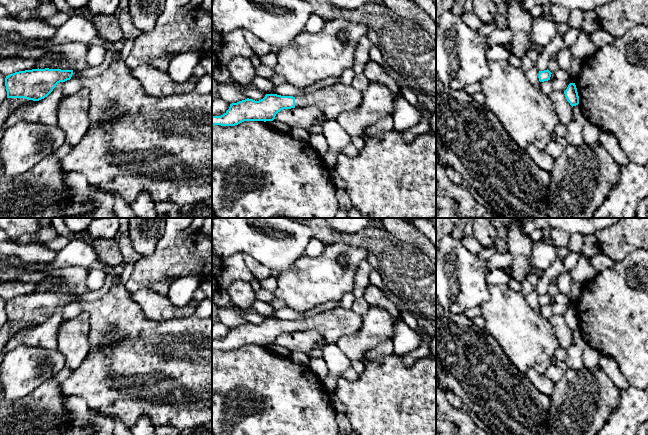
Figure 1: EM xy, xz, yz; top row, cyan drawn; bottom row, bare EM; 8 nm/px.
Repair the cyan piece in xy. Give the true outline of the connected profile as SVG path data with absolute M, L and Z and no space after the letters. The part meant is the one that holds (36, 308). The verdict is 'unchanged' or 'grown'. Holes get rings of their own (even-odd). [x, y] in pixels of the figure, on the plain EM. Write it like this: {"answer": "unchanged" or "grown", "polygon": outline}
{"answer": "grown", "polygon": "M134 263L125 265L123 272L119 275L119 282L112 284L108 292L97 300L85 302L80 300L73 294L61 293L32 293L15 296L6 300L5 310L7 322L25 322L28 324L39 325L47 321L56 309L60 306L65 306L70 303L81 305L90 316L90 332L89 344L90 350L82 364L72 374L61 383L61 391L65 396L80 396L87 405L94 411L109 418L117 417L124 425L130 429L138 420L139 417L145 415L150 418L151 423L155 426L173 426L179 429L192 428L206 423L212 423L212 317L200 318L196 315L191 315L186 318L171 319L166 321L154 321L148 319L140 306L132 300L131 293L126 288L126 281L133 272Z"}

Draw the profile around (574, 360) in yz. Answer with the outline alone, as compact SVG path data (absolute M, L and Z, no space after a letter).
M580 328L573 330L572 335L572 343L566 347L567 356L564 364L569 369L579 370L585 367L583 352L586 347L586 341Z

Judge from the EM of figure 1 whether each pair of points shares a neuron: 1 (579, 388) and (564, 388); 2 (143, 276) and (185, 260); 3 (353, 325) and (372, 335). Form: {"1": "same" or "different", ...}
{"1": "same", "2": "same", "3": "different"}

